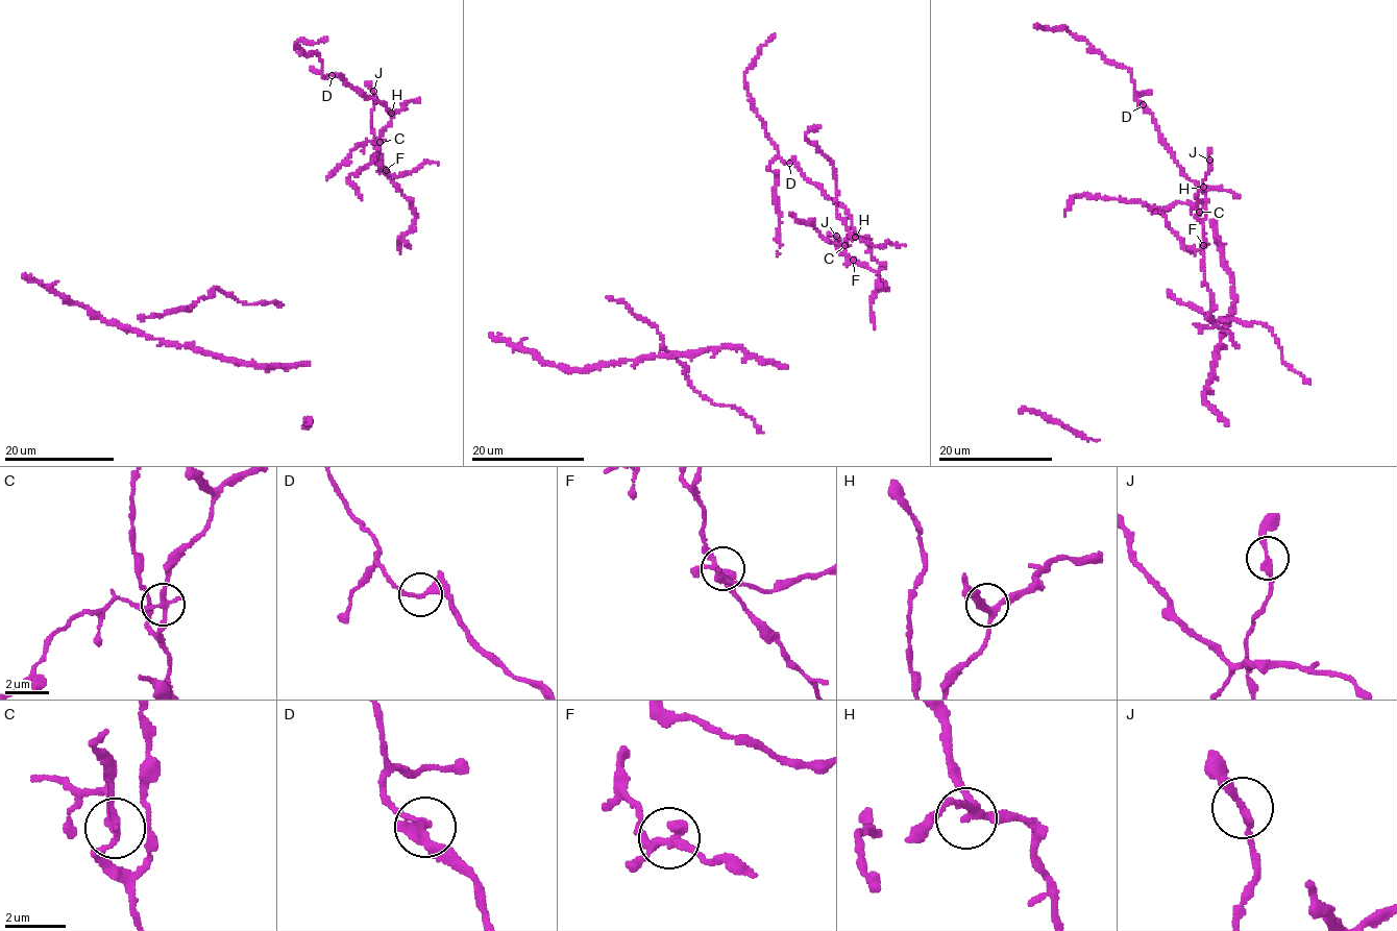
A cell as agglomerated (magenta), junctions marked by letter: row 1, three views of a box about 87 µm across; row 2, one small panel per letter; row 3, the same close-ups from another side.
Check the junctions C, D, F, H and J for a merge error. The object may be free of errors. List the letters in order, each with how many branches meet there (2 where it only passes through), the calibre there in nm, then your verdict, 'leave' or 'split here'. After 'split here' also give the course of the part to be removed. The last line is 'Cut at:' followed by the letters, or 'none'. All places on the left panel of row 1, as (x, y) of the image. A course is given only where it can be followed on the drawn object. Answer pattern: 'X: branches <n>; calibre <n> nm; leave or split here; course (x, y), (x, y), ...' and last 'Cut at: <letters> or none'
C: branches 3; calibre 180 nm; split here; course (380, 142), (368, 141), (352, 149), (326, 179)
D: branches 2; calibre 220 nm; leave
F: branches 3; calibre 260 nm; leave
H: branches 3; calibre 190 nm; leave
J: branches 2; calibre 240 nm; leave
Cut at: C

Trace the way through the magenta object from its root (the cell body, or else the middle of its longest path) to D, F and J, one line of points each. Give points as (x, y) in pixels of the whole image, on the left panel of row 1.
D: (399, 251), (399, 238), (411, 229), (414, 210), (382, 166), (380, 137), (392, 115), (387, 106), (332, 75)
F: (399, 251), (399, 238), (411, 229), (414, 210), (386, 170)
J: (399, 251), (399, 238), (411, 229), (414, 210), (382, 166), (372, 128), (373, 91)

